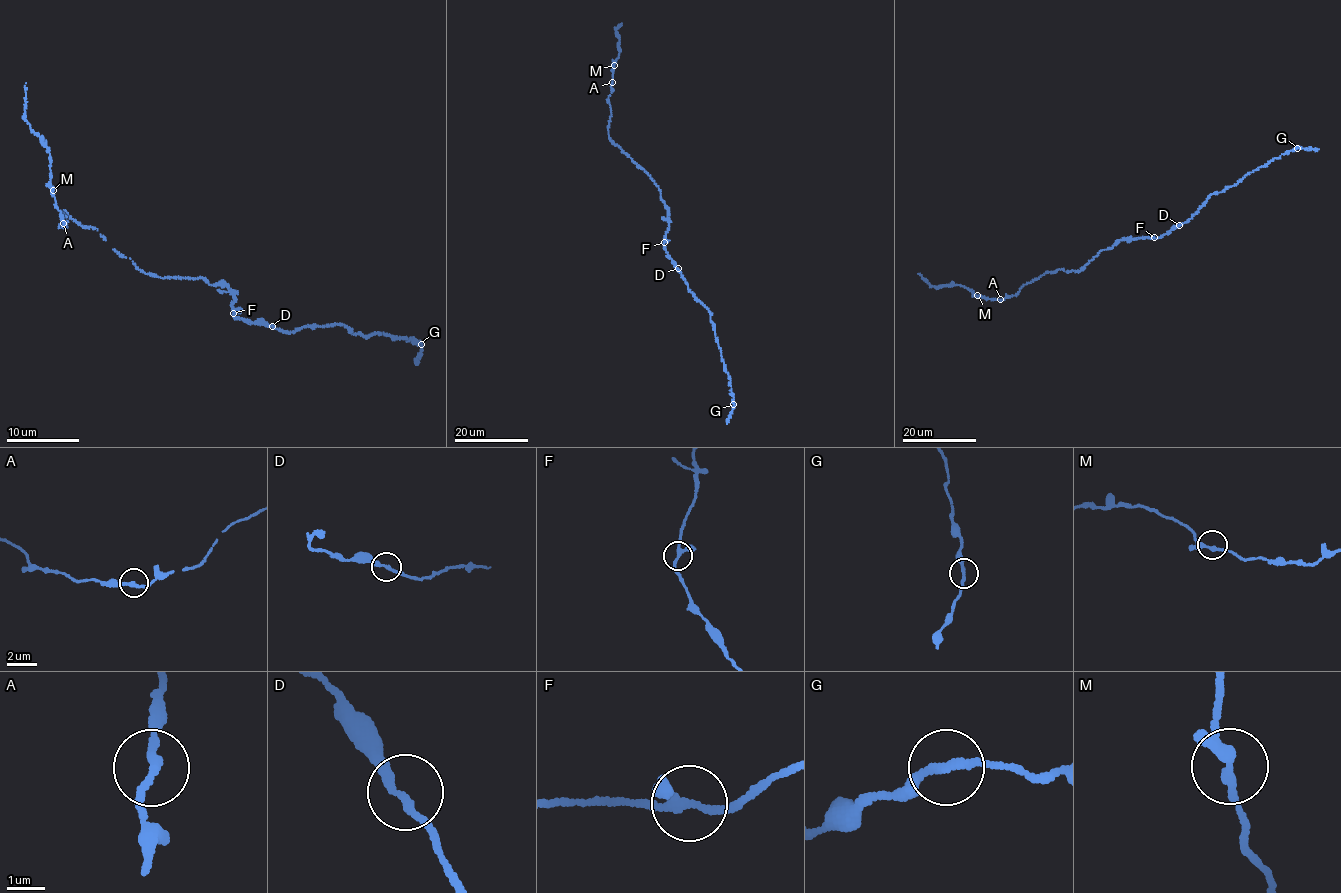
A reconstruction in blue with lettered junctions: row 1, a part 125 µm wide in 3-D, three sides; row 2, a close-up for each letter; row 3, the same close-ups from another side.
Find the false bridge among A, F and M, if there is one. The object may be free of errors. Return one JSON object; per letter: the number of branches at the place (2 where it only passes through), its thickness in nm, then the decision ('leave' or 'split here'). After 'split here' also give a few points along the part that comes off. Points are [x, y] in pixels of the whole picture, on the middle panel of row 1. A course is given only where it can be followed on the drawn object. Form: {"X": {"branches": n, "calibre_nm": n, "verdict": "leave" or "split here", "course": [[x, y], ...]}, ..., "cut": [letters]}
{"A": {"branches": 2, "calibre_nm": 200, "verdict": "leave"}, "F": {"branches": 3, "calibre_nm": 200, "verdict": "leave"}, "M": {"branches": 2, "calibre_nm": 200, "verdict": "leave"}, "cut": []}

